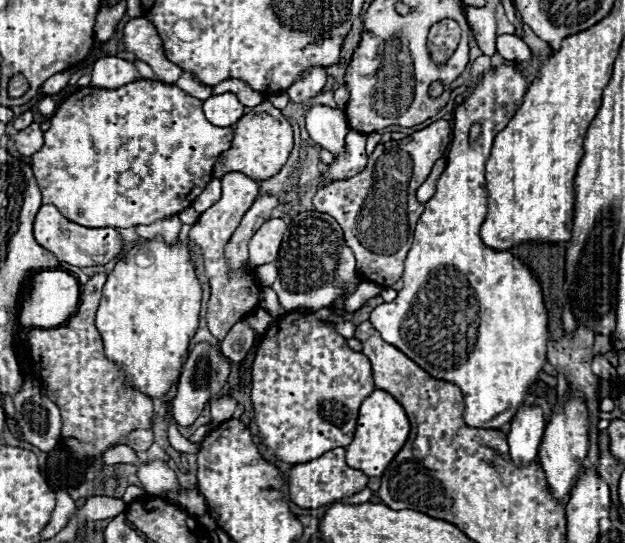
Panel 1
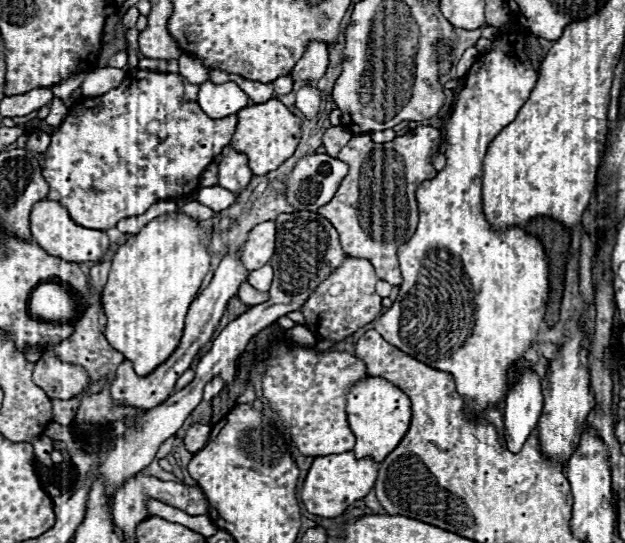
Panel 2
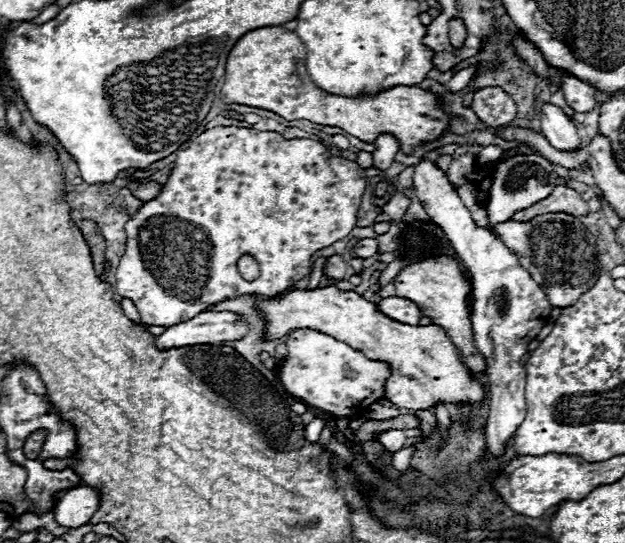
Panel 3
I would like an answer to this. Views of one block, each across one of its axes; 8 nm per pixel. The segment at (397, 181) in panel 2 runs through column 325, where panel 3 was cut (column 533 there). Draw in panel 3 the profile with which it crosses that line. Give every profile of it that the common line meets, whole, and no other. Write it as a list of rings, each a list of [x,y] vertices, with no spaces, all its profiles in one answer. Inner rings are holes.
[[[558,184],[552,194],[540,202],[536,202],[534,206],[530,206],[528,210],[520,210],[512,216],[512,220],[518,222],[526,222],[538,214],[548,214],[548,212],[566,212],[572,216],[584,216],[588,214],[588,206],[586,202],[580,198],[578,192],[574,192],[572,188]]]

